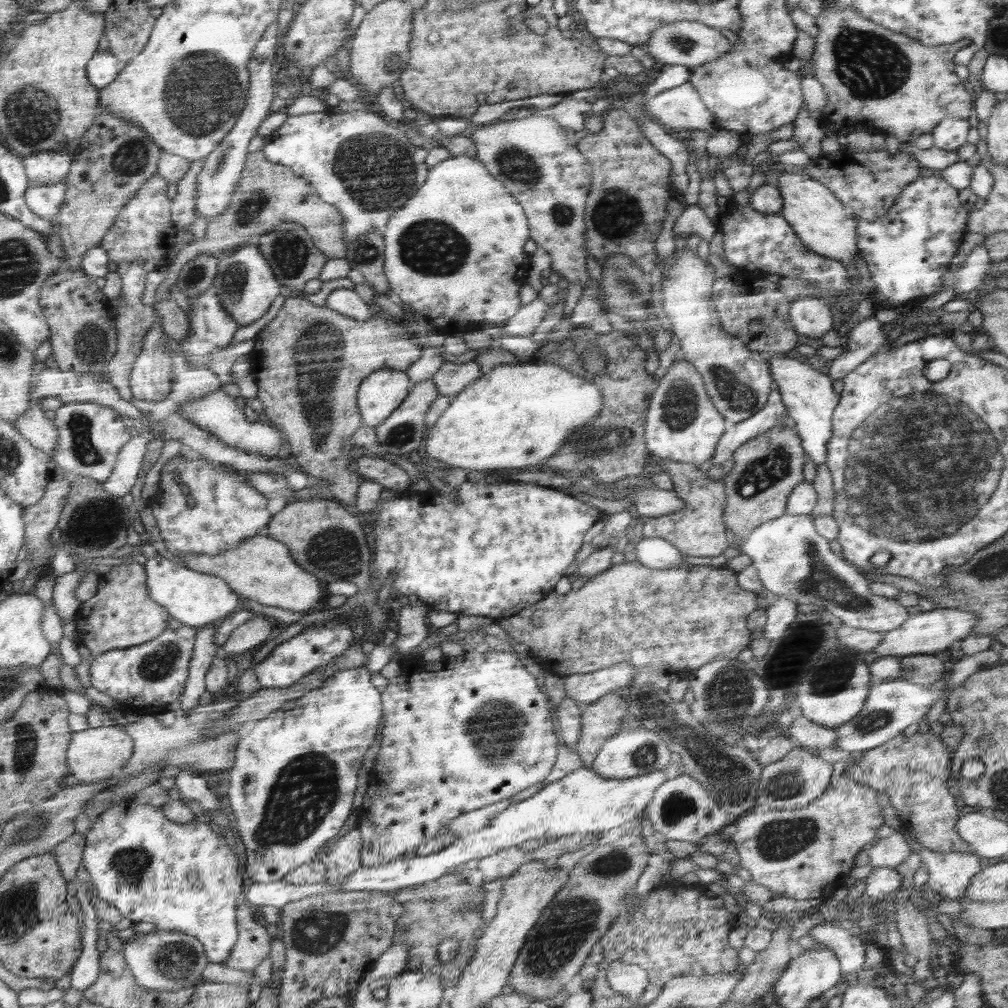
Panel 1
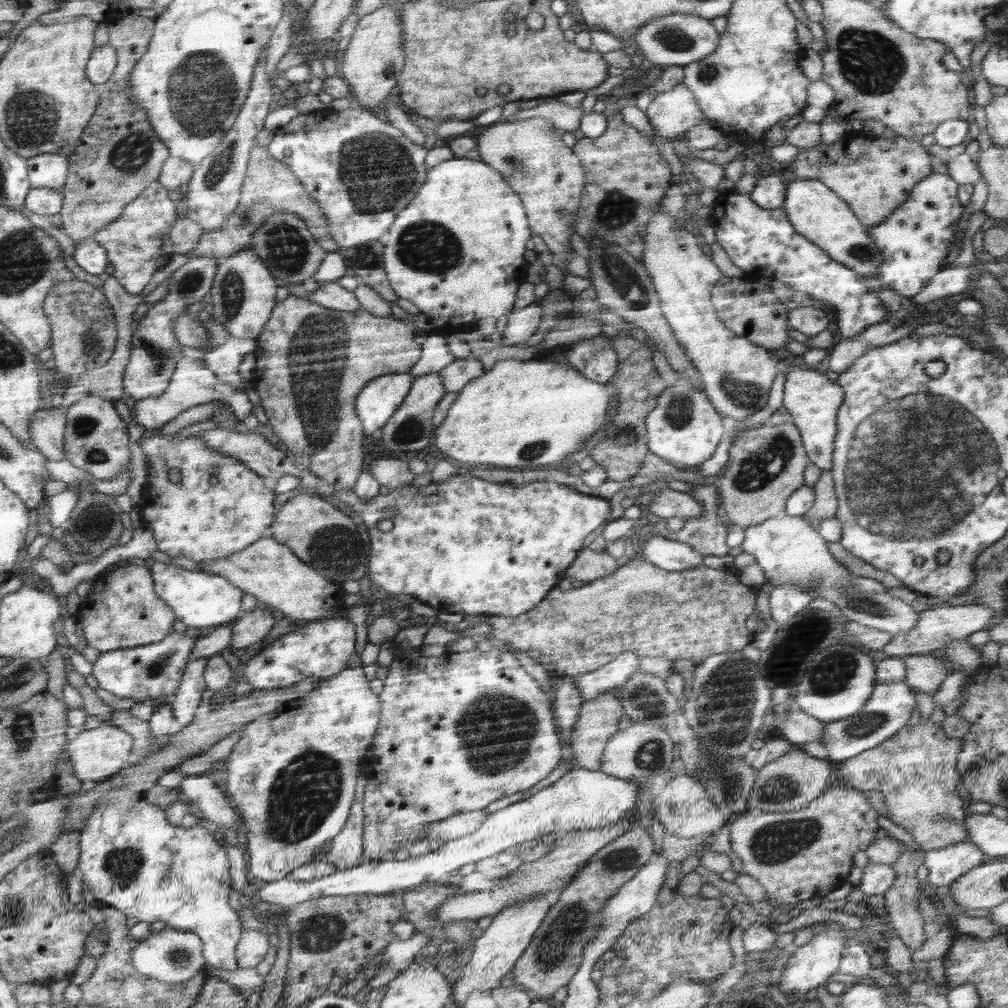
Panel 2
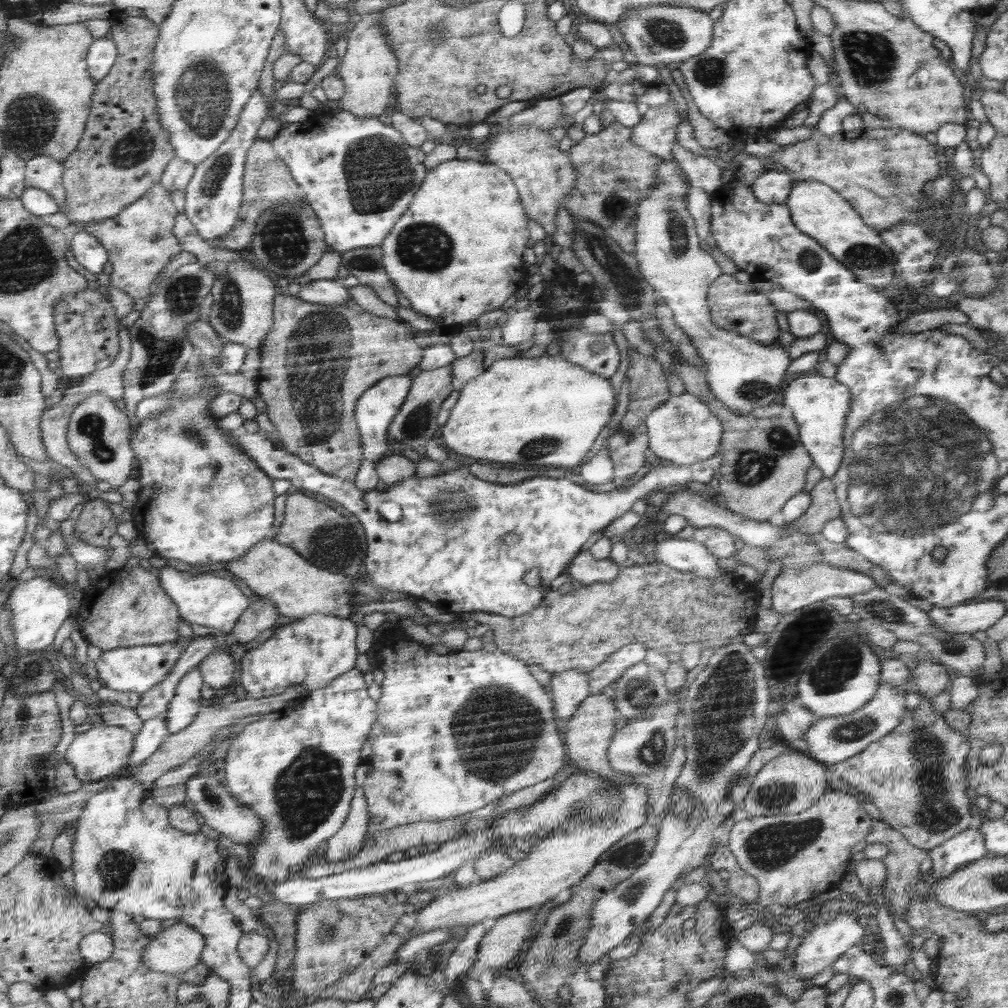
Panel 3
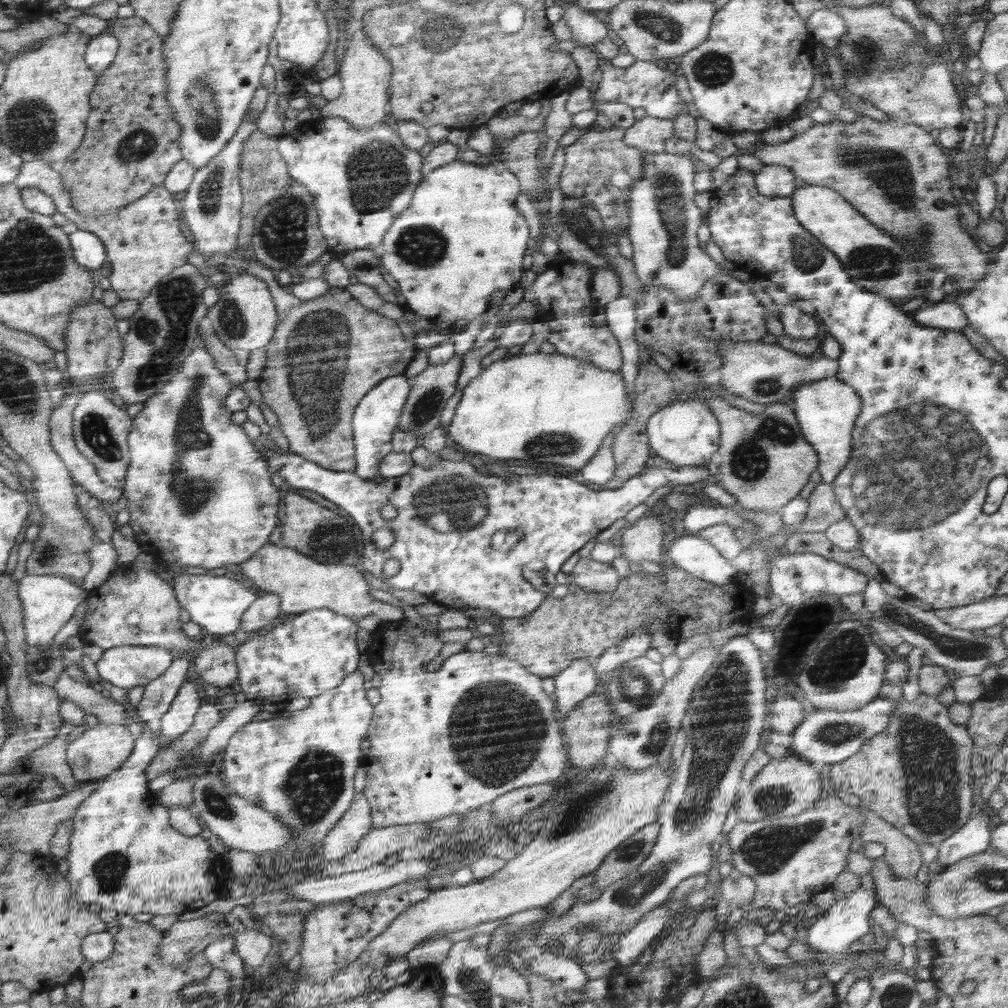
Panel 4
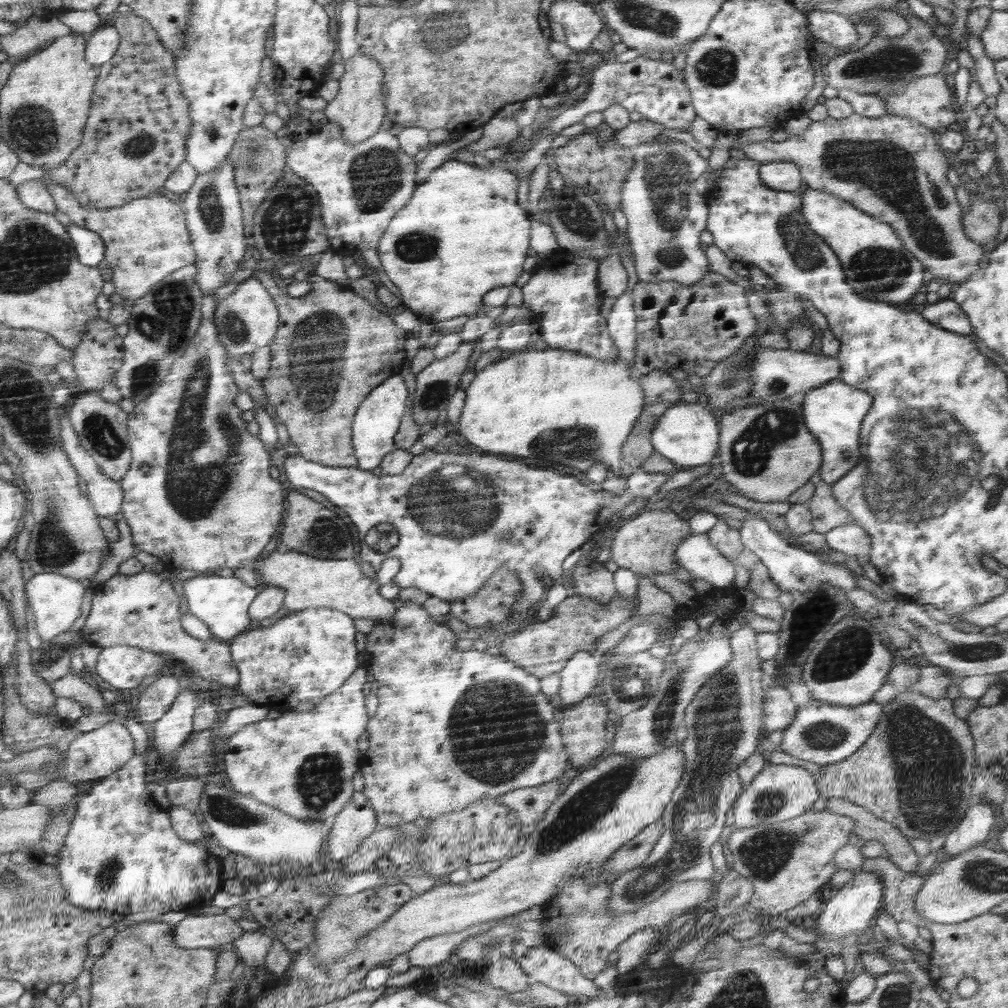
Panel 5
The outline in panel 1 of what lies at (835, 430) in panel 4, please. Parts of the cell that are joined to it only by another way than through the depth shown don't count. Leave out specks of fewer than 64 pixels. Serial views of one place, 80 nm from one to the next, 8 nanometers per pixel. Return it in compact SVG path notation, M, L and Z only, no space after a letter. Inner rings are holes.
M768 355L767 358L786 414L794 420L794 426L803 438L804 450L814 464L826 464L830 440L834 436L835 410L841 401L841 395L834 392L833 379L794 358L776 355Z

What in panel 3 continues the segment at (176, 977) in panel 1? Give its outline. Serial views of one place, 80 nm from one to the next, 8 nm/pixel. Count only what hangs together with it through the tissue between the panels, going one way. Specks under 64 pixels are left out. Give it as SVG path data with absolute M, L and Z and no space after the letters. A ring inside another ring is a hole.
M183 922L155 935L144 951L144 963L152 970L166 974L182 974L201 962L206 944L204 935Z

